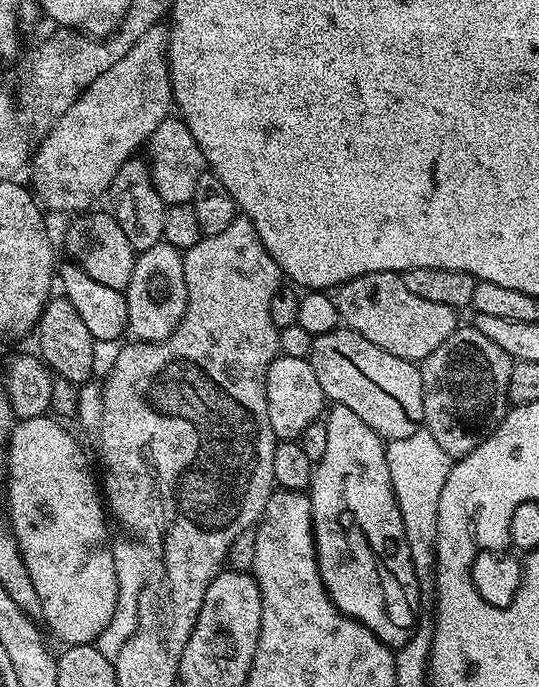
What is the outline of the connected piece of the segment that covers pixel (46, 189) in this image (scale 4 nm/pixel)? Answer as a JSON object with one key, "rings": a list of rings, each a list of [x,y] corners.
{"rings":[[[163,23],[150,26],[150,30],[146,30],[146,34],[142,34],[142,38],[138,38],[138,42],[134,42],[134,46],[130,46],[130,50],[126,50],[126,54],[122,54],[122,58],[118,58],[106,74],[98,74],[98,78],[90,82],[88,89],[75,100],[70,110],[66,110],[66,114],[62,114],[62,118],[39,141],[30,157],[30,188],[49,213],[76,214],[87,209],[91,200],[99,196],[101,199],[112,185],[114,174],[118,174],[120,167],[137,155],[136,147],[147,145],[148,137],[173,111],[172,83],[168,78],[168,34],[169,29]]]}

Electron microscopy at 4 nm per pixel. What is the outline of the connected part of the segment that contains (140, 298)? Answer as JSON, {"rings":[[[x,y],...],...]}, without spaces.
{"rings":[[[160,241],[139,253],[124,293],[127,298],[128,332],[133,341],[157,344],[170,338],[170,334],[174,334],[182,322],[188,301],[181,251]]]}

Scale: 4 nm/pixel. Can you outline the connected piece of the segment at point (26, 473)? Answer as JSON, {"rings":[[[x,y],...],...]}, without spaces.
{"rings":[[[45,414],[38,418],[26,418],[13,423],[12,433],[8,439],[8,505],[6,511],[14,534],[18,538],[18,546],[22,550],[22,558],[26,562],[26,570],[30,572],[30,578],[34,581],[34,590],[38,590],[38,602],[42,602],[42,620],[48,623],[47,631],[57,636],[61,640],[61,645],[71,646],[73,644],[90,644],[106,630],[110,618],[114,618],[114,606],[118,602],[118,584],[114,578],[114,558],[110,547],[110,535],[108,528],[104,525],[106,508],[102,503],[102,492],[98,487],[98,480],[92,477],[92,472],[88,469],[88,456],[80,449],[80,444],[59,424],[56,420],[51,420],[51,415]]]}

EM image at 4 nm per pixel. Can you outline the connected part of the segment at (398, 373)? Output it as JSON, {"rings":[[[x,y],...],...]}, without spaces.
{"rings":[[[341,326],[312,337],[310,363],[325,397],[332,404],[354,410],[354,414],[358,414],[358,418],[362,418],[362,422],[366,422],[366,426],[385,441],[407,438],[422,427],[422,374],[413,361],[386,354],[382,346],[374,346],[374,342],[366,342],[362,334]]]}

